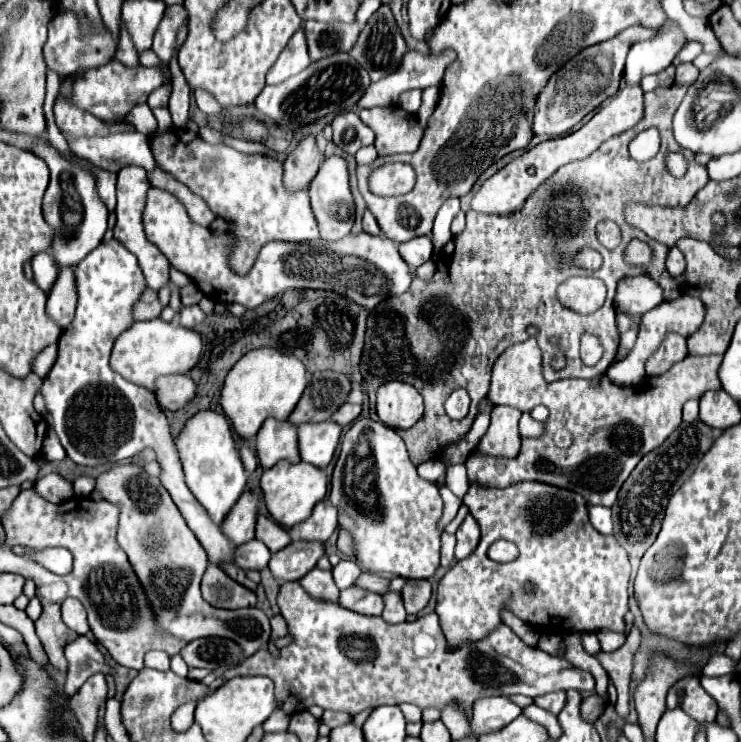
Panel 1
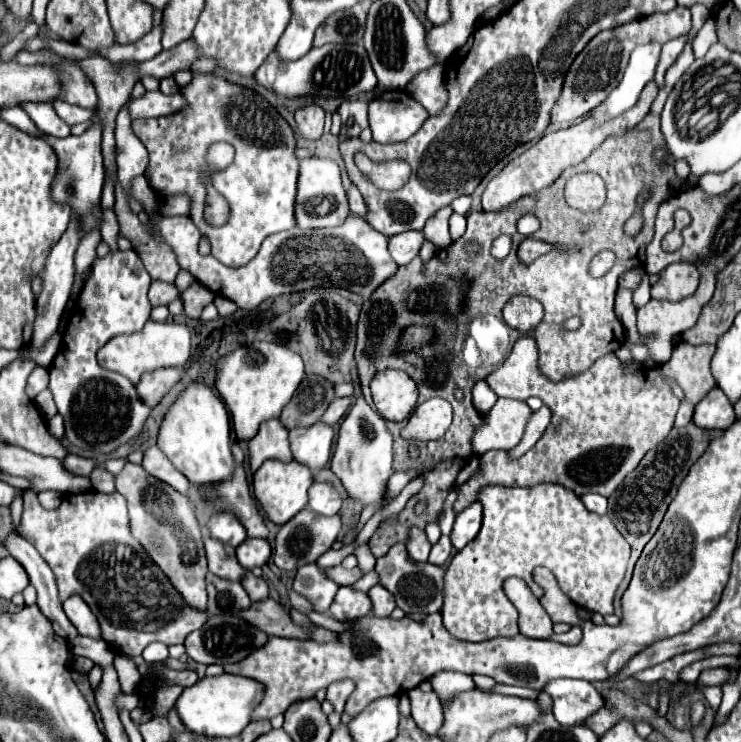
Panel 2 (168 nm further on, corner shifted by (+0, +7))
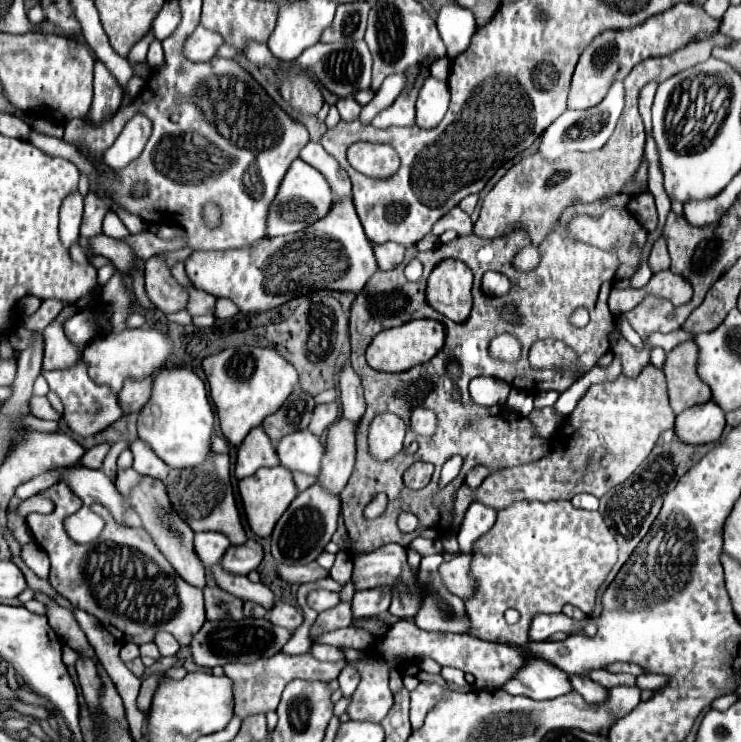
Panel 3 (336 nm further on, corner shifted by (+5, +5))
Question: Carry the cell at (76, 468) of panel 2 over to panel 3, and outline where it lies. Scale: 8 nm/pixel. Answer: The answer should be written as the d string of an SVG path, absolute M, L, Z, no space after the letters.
M103 443L103 445L97 445L97 447L89 449L89 451L83 455L83 459L81 459L83 465L85 465L85 467L91 467L91 469L101 469L101 463L103 463L105 455L109 453L109 449L111 449L109 443Z

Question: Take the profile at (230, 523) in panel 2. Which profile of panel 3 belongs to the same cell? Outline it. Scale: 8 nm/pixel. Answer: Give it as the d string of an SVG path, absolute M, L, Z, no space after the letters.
M215 531L195 533L195 541L193 541L195 553L199 555L199 561L203 563L203 567L211 567L211 565L219 563L229 545L231 545L229 539Z

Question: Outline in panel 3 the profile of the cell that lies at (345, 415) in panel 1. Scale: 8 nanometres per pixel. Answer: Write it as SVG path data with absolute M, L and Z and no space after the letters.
M327 403L327 405L315 405L309 431L313 435L323 435L325 429L339 417L339 405L337 403Z

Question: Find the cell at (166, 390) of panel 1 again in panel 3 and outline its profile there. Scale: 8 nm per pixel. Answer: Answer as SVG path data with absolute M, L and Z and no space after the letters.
M153 377L141 381L127 379L127 383L123 383L123 389L119 391L119 407L123 407L123 413L137 413L143 409L151 397L151 383Z

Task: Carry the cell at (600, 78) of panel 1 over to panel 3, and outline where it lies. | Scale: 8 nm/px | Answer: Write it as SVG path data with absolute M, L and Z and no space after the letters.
M677 3L671 9L649 17L643 25L627 29L627 31L605 31L591 41L591 45L583 51L569 93L569 109L589 109L605 99L613 81L623 79L639 61L647 57L663 57L669 55L699 35L713 35L721 27L721 19L713 19L705 13L701 5L695 3Z

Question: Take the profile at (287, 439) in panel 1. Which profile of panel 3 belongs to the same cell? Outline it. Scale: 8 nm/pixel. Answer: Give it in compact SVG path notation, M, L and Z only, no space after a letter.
M261 427L251 429L237 451L235 477L245 479L253 475L259 467L275 467L275 465L279 465L275 445L271 443L271 439Z

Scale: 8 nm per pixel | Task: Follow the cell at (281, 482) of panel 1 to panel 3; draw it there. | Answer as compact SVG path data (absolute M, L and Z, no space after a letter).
M277 465L277 467L271 467L271 469L263 467L255 475L245 477L243 481L239 481L239 495L241 495L241 503L243 503L245 517L247 517L247 523L249 523L251 531L257 537L269 537L275 523L279 521L279 517L285 513L289 503L295 499L297 489L295 489L291 471Z

